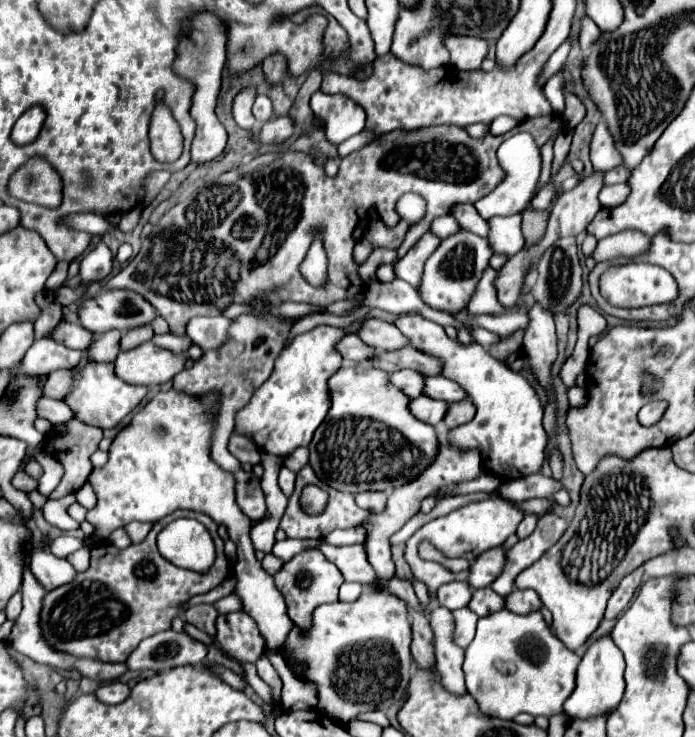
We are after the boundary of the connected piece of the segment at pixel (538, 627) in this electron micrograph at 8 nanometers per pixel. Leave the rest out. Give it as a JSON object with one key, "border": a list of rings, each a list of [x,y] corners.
{"border":[[[505,608],[479,620],[477,636],[465,650],[463,672],[465,672],[467,692],[477,700],[481,712],[487,716],[495,716],[501,720],[511,720],[521,712],[533,716],[553,716],[557,712],[563,712],[563,702],[569,698],[569,694],[575,688],[575,672],[579,660],[581,658],[573,650],[565,648],[565,644],[551,632],[541,612],[531,612],[523,616],[509,612]]]}

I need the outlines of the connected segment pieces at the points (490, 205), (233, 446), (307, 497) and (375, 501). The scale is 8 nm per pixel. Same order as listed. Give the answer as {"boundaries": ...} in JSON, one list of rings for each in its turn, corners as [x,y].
{"boundaries":[[[[515,134],[509,140],[505,140],[499,150],[499,164],[503,166],[503,170],[507,172],[507,178],[487,196],[483,196],[481,200],[475,202],[477,212],[481,214],[483,220],[491,220],[493,216],[511,216],[511,214],[519,214],[527,208],[529,200],[533,198],[533,190],[539,182],[539,168],[541,168],[541,154],[535,152],[535,142],[531,136],[527,134]]],[[[237,434],[231,436],[231,440],[229,440],[229,452],[231,452],[241,464],[251,464],[251,466],[261,464],[261,450],[259,450],[253,442],[245,440],[243,436],[237,436]]],[[[307,486],[303,490],[301,504],[303,504],[303,510],[307,514],[312,516],[321,514],[325,509],[325,504],[327,504],[327,492],[321,490],[319,486]]],[[[361,492],[361,494],[355,496],[355,502],[363,510],[369,510],[373,514],[379,514],[379,512],[385,510],[387,496],[385,496],[385,492]]]]}

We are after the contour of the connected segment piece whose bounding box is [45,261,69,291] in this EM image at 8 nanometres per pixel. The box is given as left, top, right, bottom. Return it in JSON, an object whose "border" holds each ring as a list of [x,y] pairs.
{"border":[[[59,261],[55,270],[47,279],[45,288],[47,291],[56,290],[67,278],[69,264]]]}

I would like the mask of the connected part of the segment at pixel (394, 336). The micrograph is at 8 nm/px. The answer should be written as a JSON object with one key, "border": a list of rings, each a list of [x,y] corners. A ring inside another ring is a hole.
{"border":[[[367,318],[361,326],[361,330],[357,332],[357,336],[361,336],[361,340],[365,344],[373,346],[377,352],[397,350],[397,348],[403,348],[409,344],[409,340],[397,330],[395,324],[375,320],[375,318]]]}

